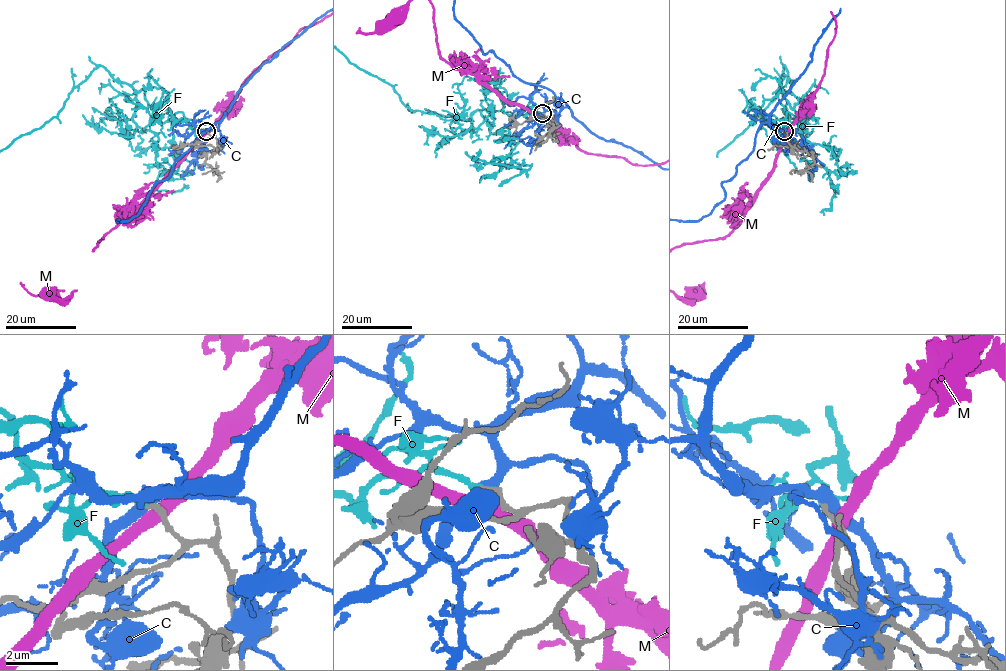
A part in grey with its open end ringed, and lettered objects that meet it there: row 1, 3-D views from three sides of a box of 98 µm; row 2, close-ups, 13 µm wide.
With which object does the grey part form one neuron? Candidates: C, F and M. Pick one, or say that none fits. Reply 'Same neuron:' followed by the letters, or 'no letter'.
Same neuron: F

